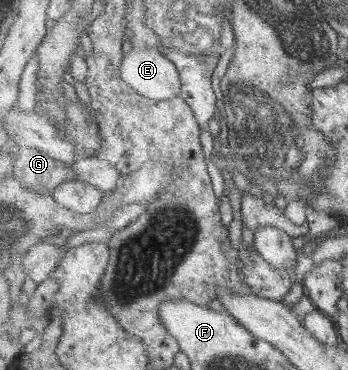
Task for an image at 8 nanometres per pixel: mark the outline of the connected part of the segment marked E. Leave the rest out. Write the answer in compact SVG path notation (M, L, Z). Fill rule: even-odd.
M132 48L123 56L123 79L141 95L165 101L182 95L182 80L176 62L161 49Z

